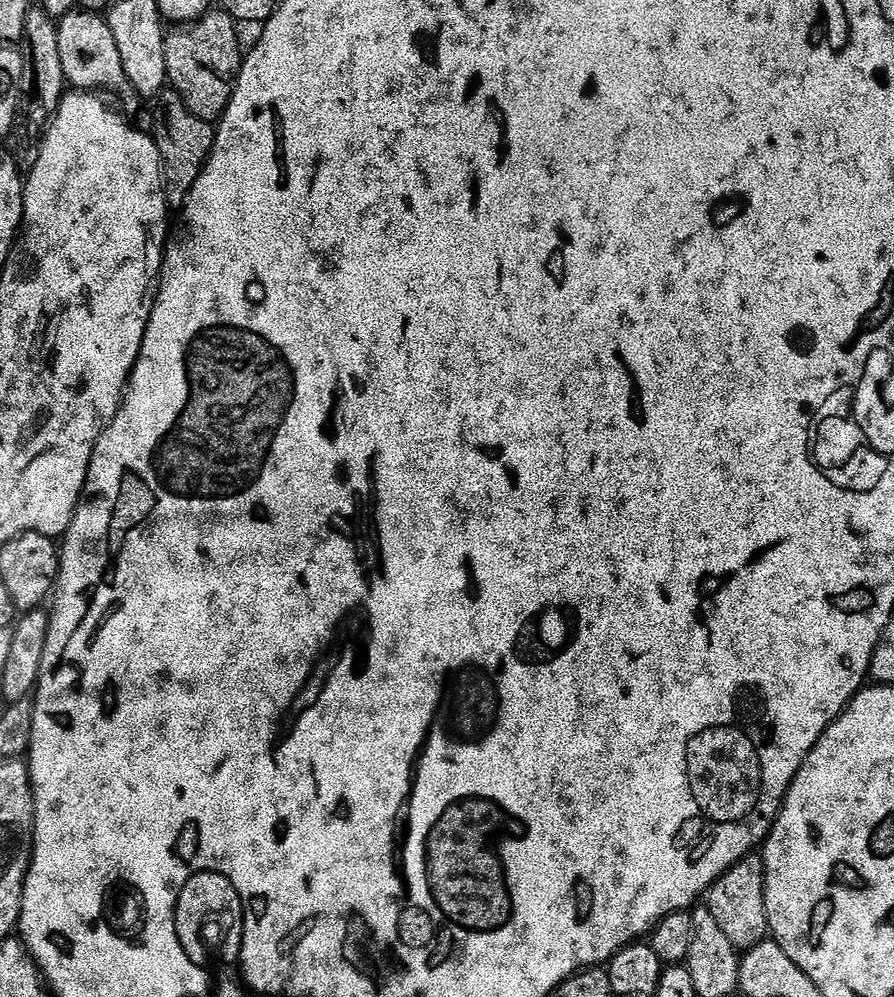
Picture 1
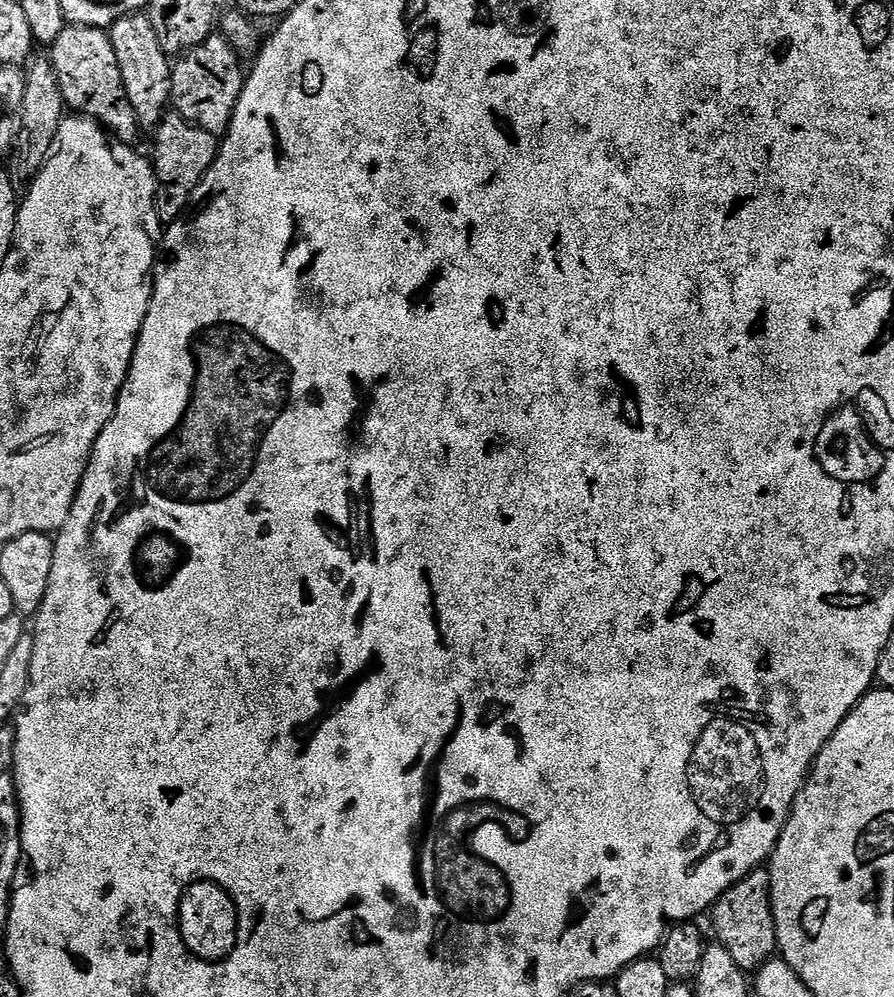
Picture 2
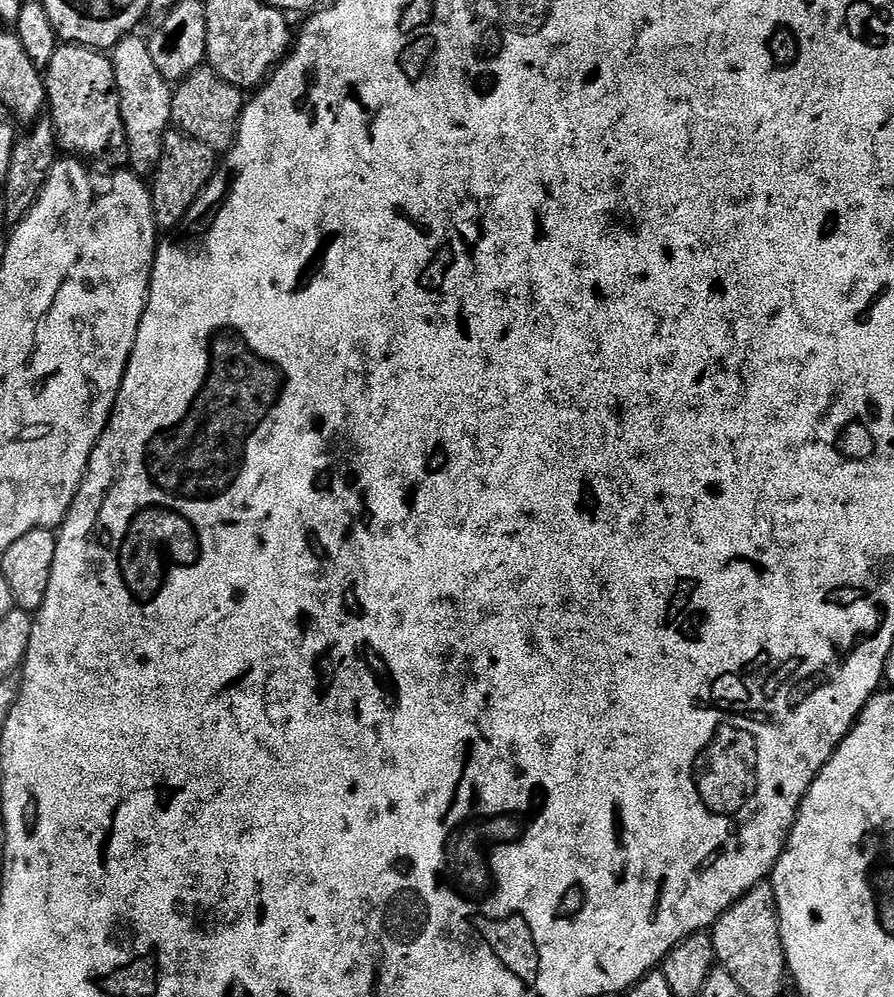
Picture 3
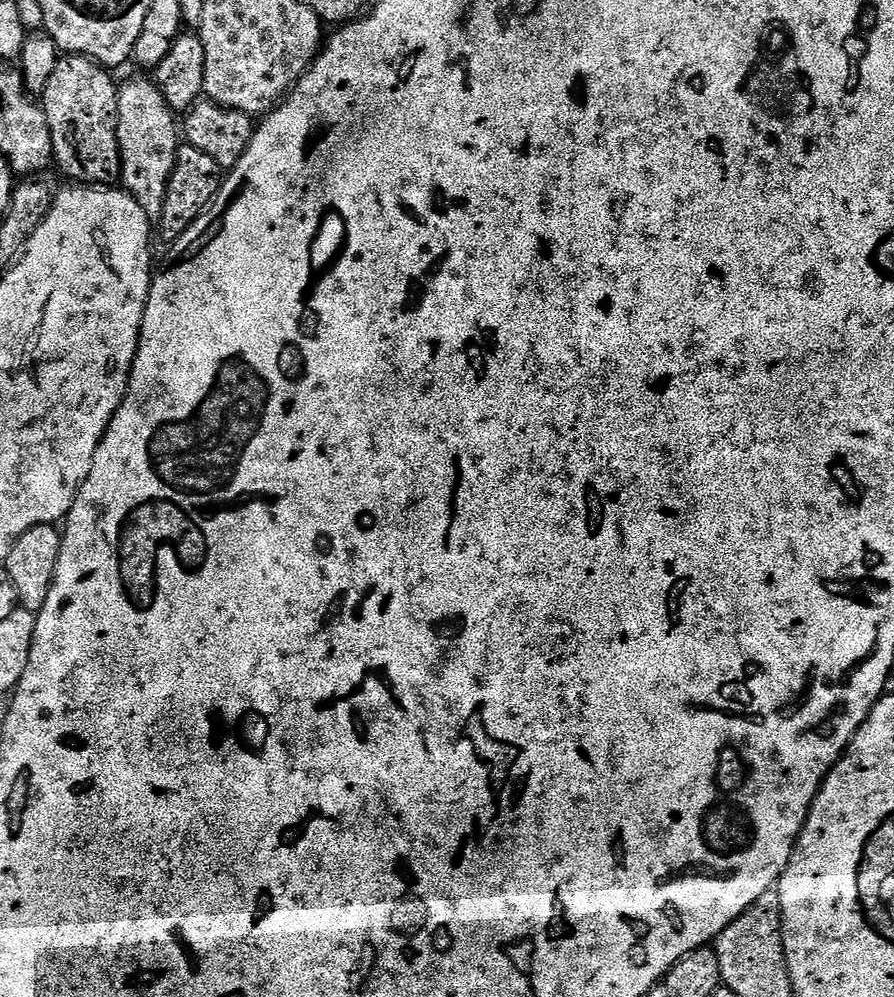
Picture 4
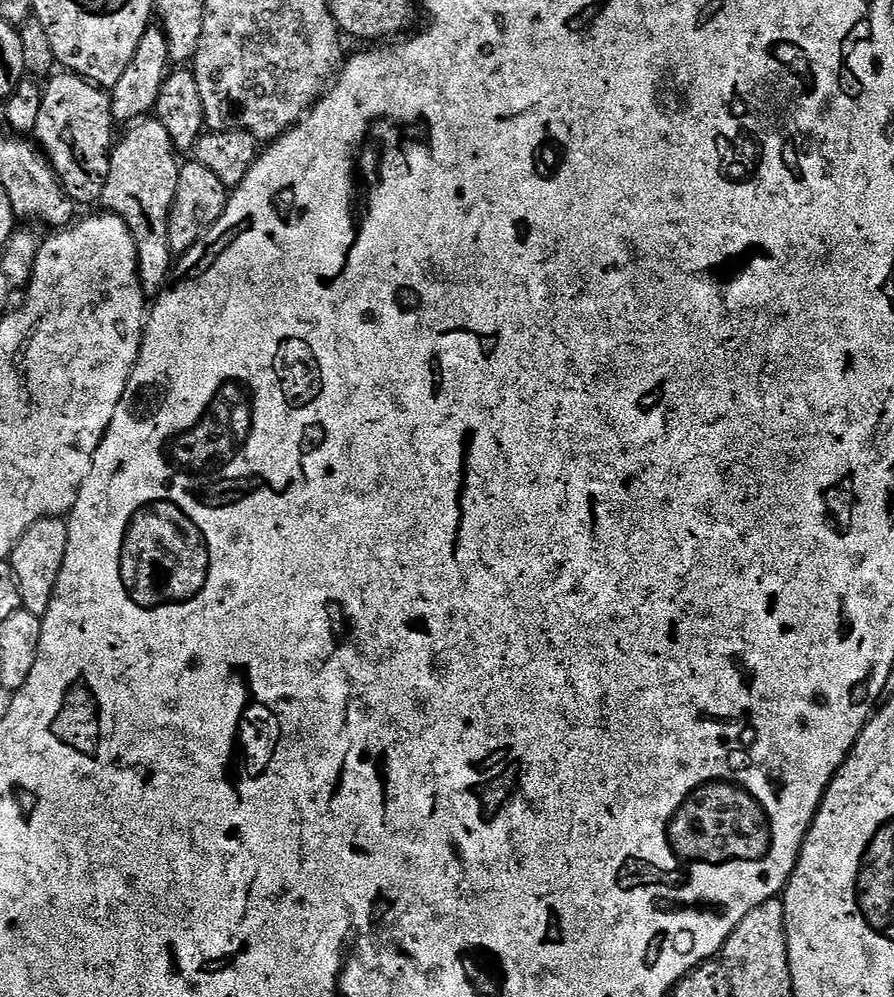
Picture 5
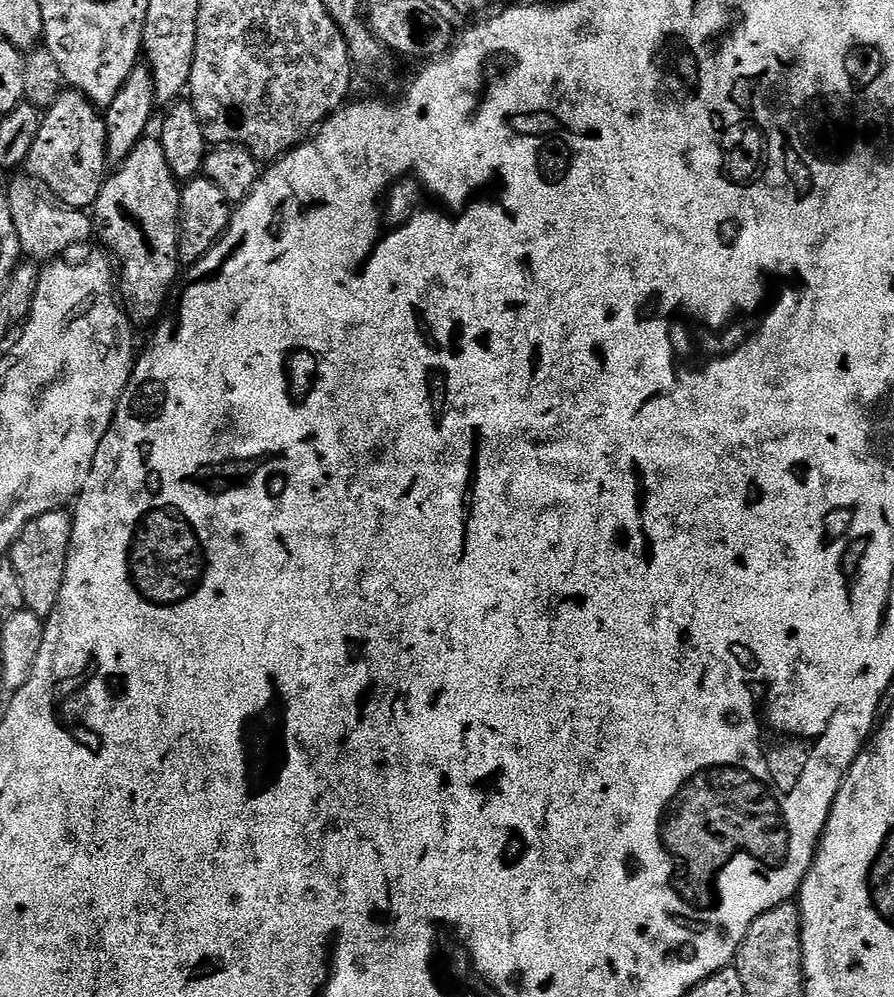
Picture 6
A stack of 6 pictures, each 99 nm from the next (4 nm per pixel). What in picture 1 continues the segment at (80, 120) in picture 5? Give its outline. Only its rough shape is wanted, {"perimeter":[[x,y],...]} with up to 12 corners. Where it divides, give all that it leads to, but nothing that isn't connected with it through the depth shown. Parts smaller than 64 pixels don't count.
{"perimeter":[[96,10],[58,20],[76,90],[126,81],[114,30]]}

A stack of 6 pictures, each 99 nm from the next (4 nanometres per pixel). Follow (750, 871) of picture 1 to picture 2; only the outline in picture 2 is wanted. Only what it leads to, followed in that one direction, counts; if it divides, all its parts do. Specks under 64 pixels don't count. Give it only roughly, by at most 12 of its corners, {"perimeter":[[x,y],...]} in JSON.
{"perimeter":[[772,874],[712,905],[715,939],[745,974],[777,955]]}

